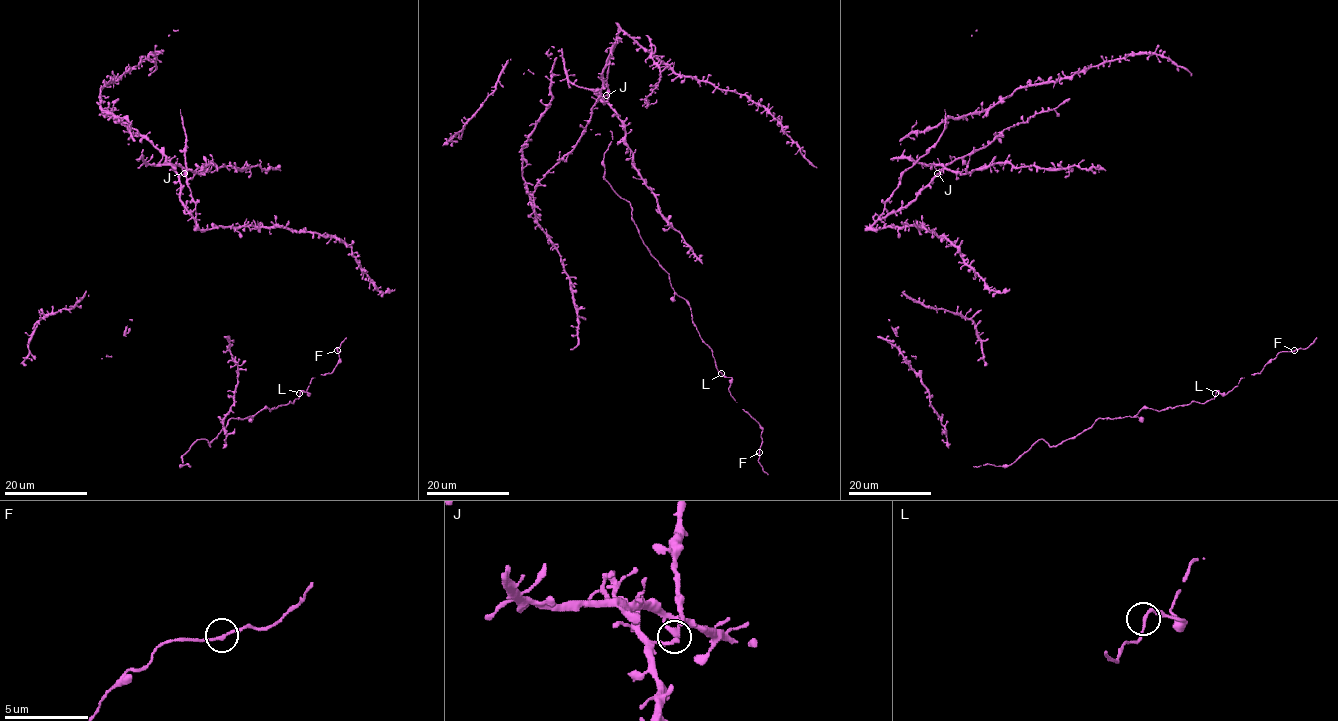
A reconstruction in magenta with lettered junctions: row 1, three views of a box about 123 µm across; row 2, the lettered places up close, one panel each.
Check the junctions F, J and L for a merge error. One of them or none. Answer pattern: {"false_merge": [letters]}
{"false_merge": []}

